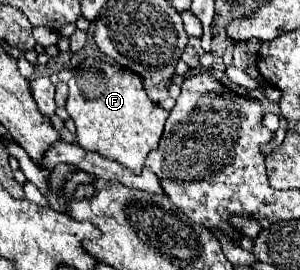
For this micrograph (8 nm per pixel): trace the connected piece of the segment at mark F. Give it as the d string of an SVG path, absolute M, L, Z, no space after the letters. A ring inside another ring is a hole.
M90 56L74 68L68 88L66 110L76 124L78 144L140 174L148 152L158 146L168 118L164 108L148 100L142 80L118 64Z

